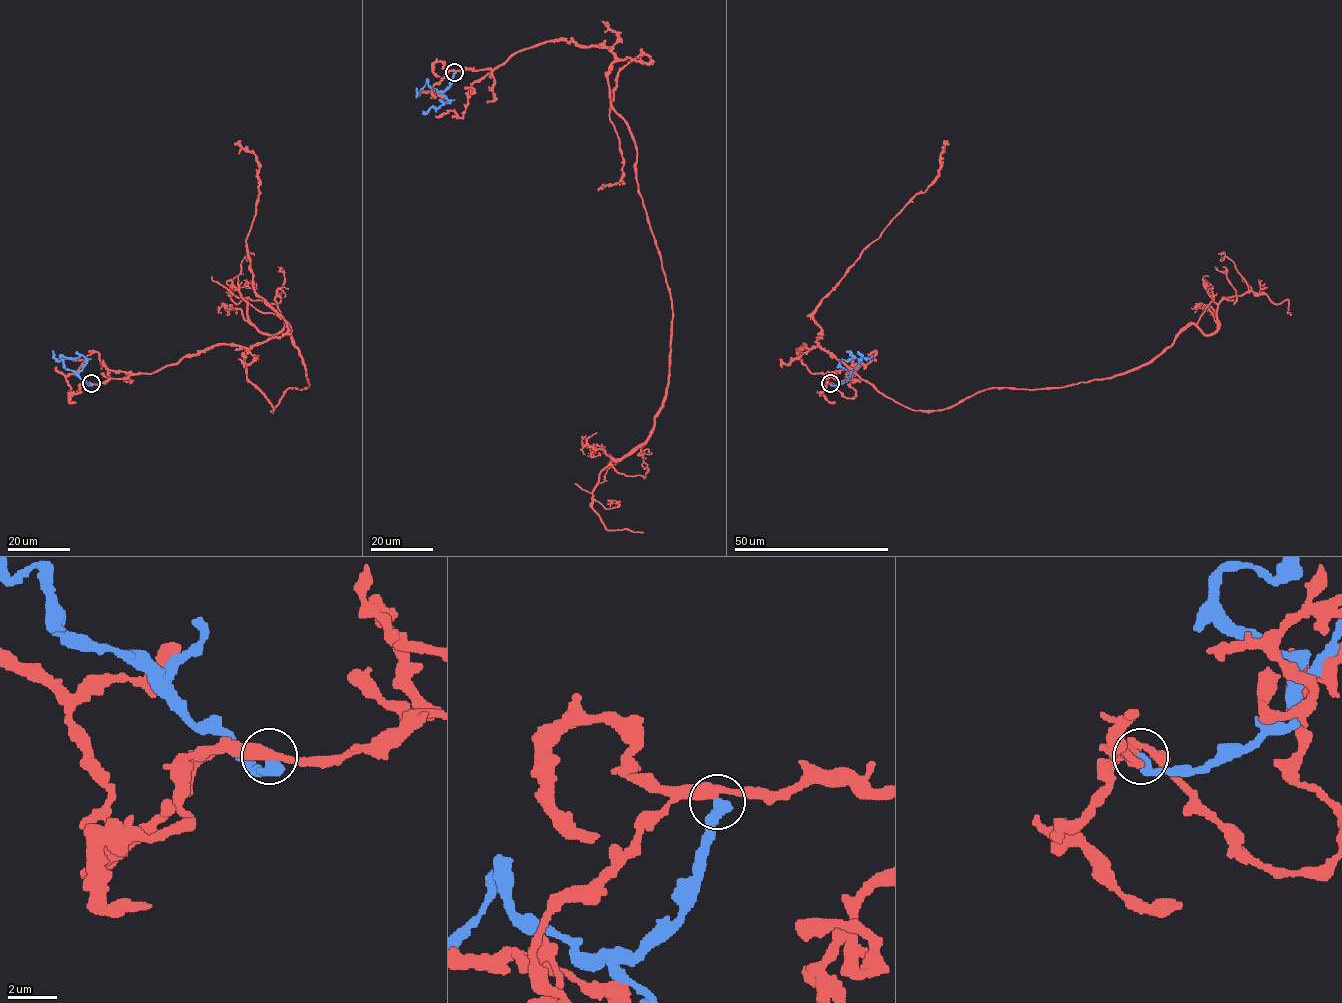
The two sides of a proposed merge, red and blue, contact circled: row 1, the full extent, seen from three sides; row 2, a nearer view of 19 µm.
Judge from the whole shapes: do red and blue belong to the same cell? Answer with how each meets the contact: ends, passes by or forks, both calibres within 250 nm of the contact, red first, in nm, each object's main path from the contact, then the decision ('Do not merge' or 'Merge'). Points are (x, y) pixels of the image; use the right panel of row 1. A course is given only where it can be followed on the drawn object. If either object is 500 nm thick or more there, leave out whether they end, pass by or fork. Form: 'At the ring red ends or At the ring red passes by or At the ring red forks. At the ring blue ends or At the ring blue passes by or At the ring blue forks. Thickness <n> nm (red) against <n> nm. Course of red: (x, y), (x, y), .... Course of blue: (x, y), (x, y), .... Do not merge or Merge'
At the ring red passes by. At the ring blue ends. Thickness 360 nm (red) against 480 nm. Course of red: (829, 384), (804, 344), (941, 410), (1124, 374), (1247, 292), (1291, 315). Course of blue: (830, 384), (843, 384), (862, 355), (872, 355). Do not merge

